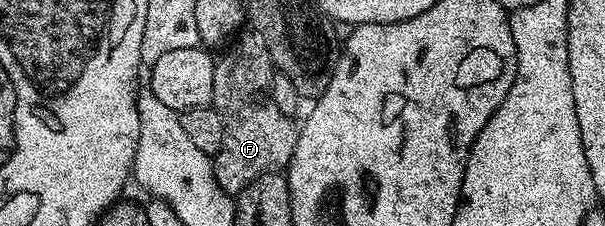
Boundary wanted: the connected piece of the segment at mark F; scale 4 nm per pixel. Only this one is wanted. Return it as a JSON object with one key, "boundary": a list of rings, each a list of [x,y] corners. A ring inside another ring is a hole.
{"boundary":[[[243,32],[234,39],[234,44],[235,47],[215,63],[211,97],[211,106],[223,121],[223,149],[213,155],[215,179],[219,181],[219,187],[232,196],[238,195],[240,190],[244,190],[249,183],[263,174],[286,171],[299,135],[299,126],[294,122],[296,119],[281,112],[271,95],[272,82],[277,71],[271,62],[269,48],[265,48],[265,40],[257,33]]]}

